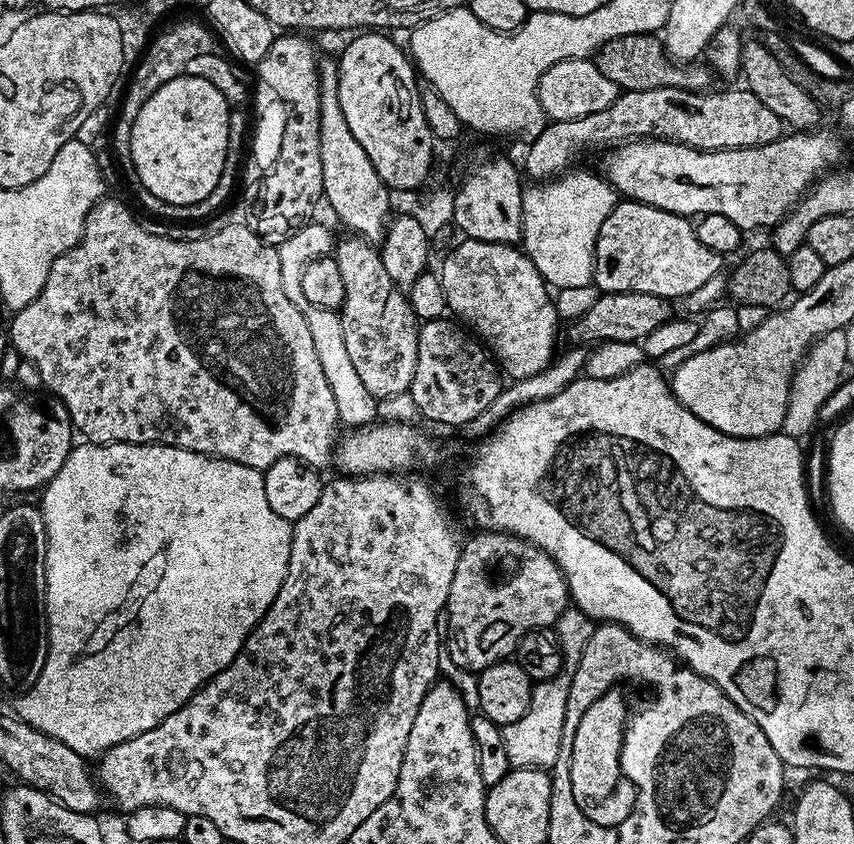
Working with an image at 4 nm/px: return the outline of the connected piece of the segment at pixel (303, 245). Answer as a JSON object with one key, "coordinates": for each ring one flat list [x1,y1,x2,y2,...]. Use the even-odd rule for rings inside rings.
{"coordinates":[[315,222,305,224,293,236,287,236,278,244,286,298,290,298,294,306,298,306,302,318,306,318,306,326,310,326,310,338,314,338,314,350,318,354,318,362,322,362,322,374,326,374,326,382,330,382,330,390,334,393,334,398,340,401,341,425,368,426,377,417,385,423,413,423,420,415,412,394,407,391,377,401,376,397,370,394,370,390,366,390,360,375,354,371,350,354,346,351,339,311,331,312,322,306,313,306,306,298,306,294,302,294,302,270,306,270,311,260,329,255,333,248,334,235,332,236,331,230,326,225,315,224],[376,412,379,416,376,416]]}

